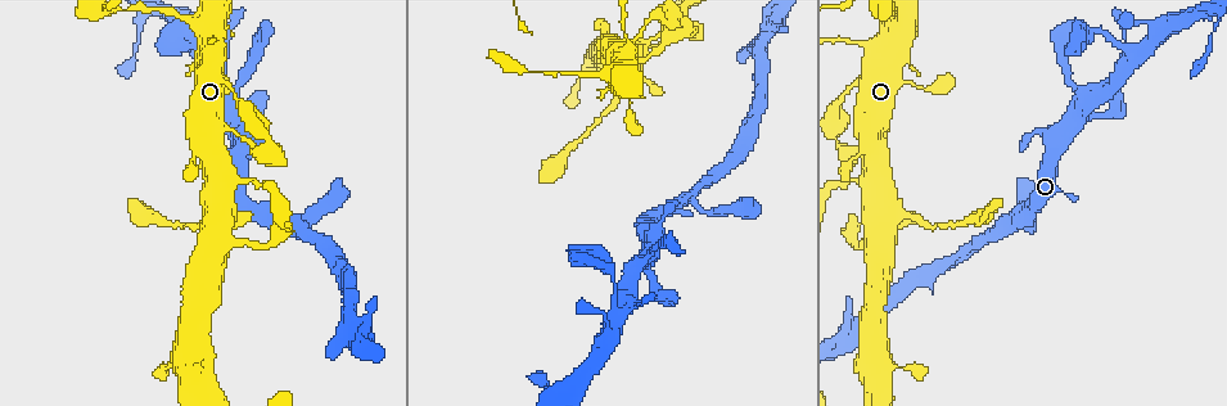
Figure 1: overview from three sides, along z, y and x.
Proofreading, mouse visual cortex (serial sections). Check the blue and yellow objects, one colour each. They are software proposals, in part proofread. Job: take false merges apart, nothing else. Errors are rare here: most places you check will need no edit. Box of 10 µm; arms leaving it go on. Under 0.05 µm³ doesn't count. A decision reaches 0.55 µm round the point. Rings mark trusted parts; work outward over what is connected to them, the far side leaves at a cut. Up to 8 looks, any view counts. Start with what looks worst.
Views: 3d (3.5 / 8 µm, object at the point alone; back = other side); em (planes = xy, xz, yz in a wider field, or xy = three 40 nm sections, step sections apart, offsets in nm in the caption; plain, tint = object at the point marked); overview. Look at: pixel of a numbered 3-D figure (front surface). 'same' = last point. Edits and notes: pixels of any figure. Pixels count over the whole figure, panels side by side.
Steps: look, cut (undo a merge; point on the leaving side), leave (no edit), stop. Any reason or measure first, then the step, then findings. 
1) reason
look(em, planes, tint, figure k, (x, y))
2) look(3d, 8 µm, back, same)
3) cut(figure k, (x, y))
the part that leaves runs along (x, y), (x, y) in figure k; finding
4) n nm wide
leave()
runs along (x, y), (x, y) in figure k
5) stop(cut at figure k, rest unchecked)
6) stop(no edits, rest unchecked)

thick turns thin
look(em, xy, step 2, tint, figure 1, (866, 45))

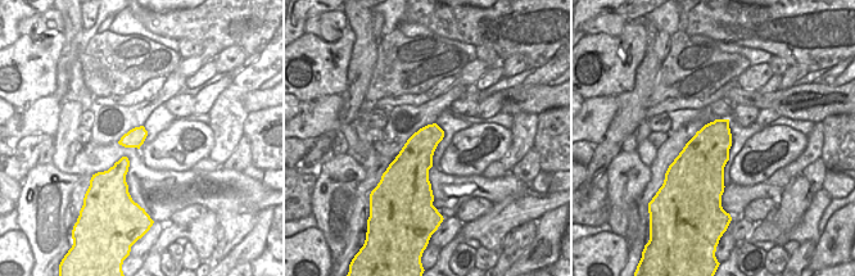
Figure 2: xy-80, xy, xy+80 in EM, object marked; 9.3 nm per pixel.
look(3d, 3.5 µm, same)

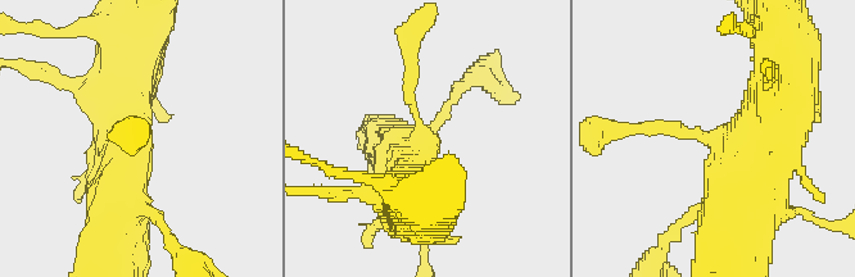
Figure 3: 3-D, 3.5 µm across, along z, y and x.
arms of 150, 700 nm
leave()
runs along (742, 231), (749, 176), (725, 145), (633, 130) in figure 3; one cell here

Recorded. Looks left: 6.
thin arm on a thick one
look(3d, 3.5 µm, figure 1, (870, 176))

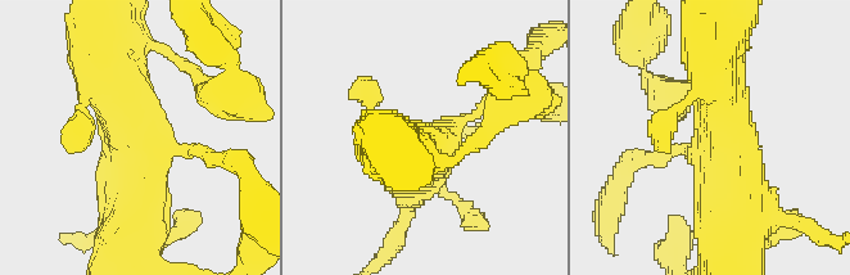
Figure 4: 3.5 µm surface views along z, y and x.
3 arms; arms of 150, 600, 700 nm
look(em, xy, step 2, tint, figure 4, (714, 141))

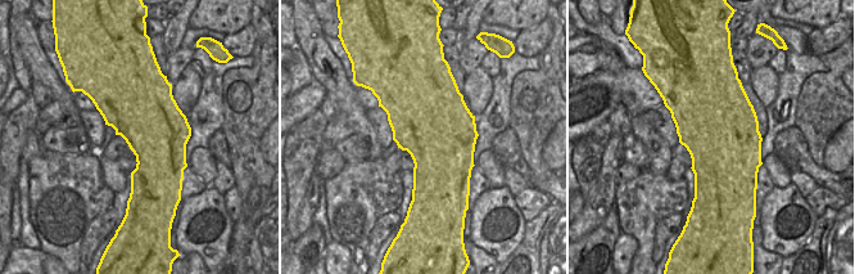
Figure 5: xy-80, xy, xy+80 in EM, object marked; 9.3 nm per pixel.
cut it another way
look(em, planes, tint, same)

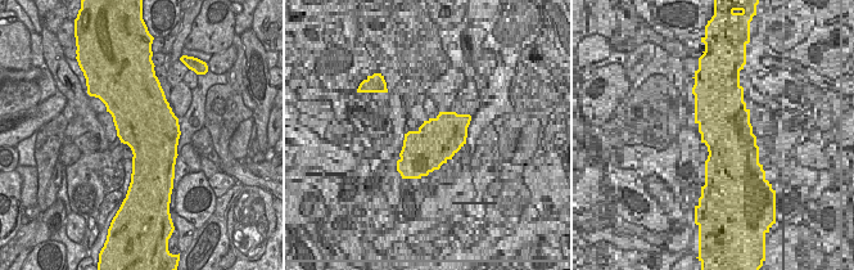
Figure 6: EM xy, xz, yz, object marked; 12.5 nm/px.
leave()
one cell here

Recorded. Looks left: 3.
abrupt turn
look(3d, 3.5 µm, figure 1, (854, 329))

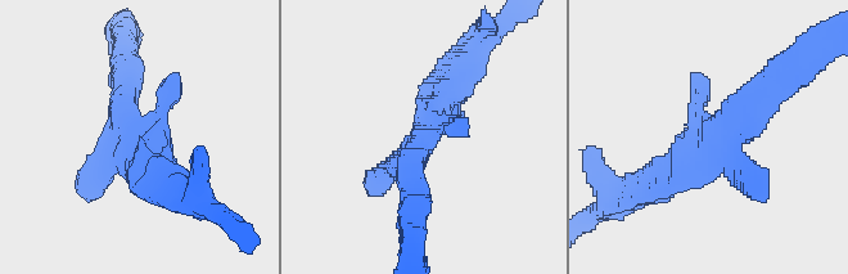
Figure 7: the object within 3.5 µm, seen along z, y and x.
shape alone is not enough
look(em, planes, tint, figure 7, (716, 140))

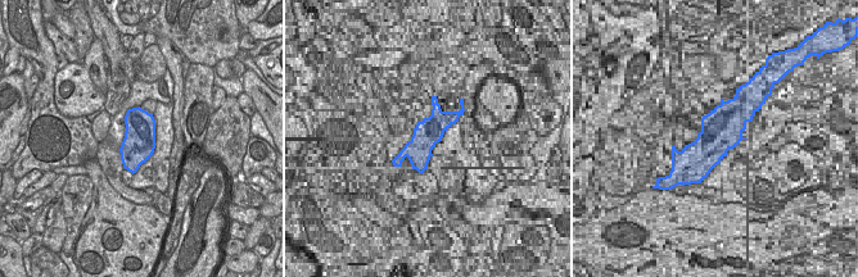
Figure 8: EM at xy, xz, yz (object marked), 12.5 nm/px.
leave()
runs along (777, 75), (706, 153), (659, 182) in figure 7; one cell here

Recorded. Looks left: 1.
stop(no edits, rest unchecked)

